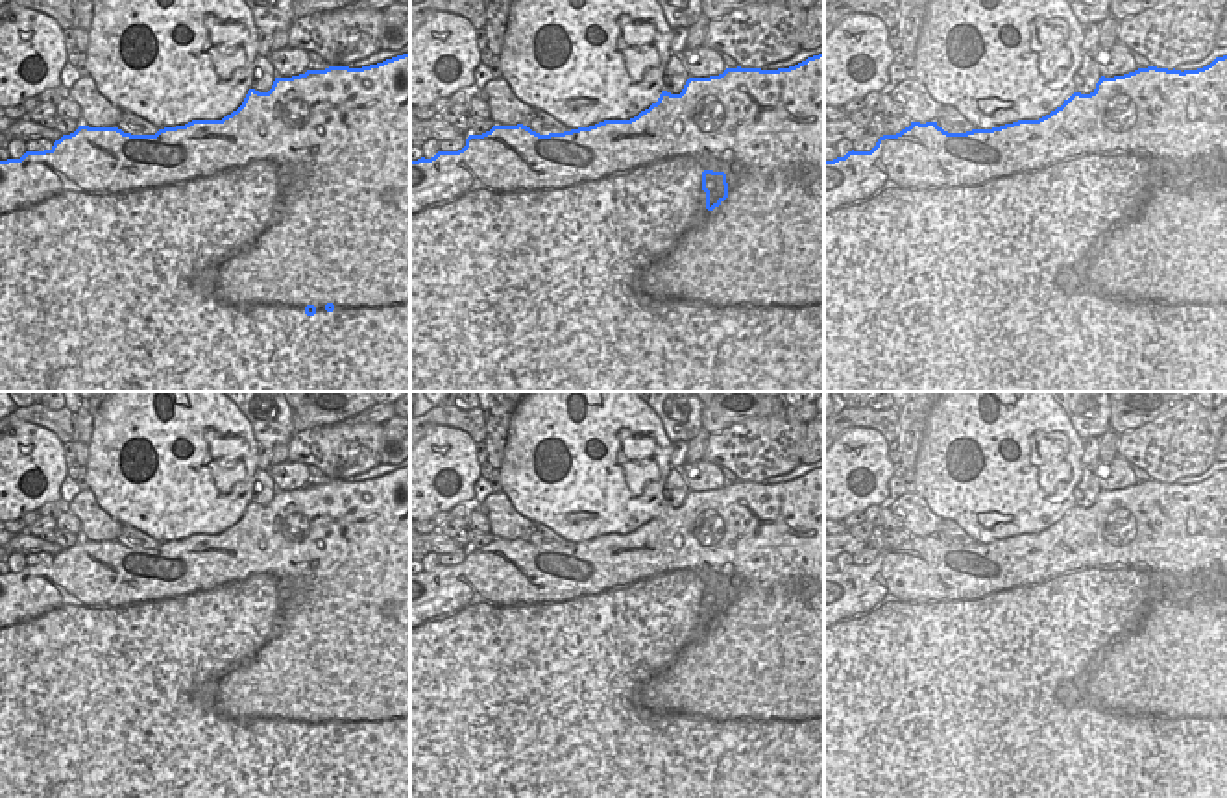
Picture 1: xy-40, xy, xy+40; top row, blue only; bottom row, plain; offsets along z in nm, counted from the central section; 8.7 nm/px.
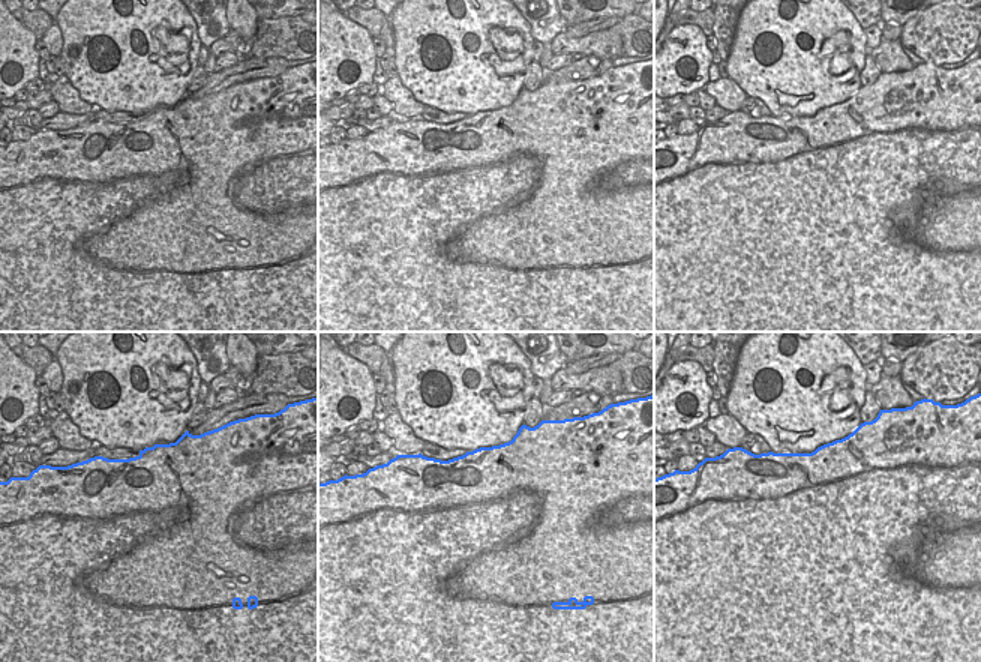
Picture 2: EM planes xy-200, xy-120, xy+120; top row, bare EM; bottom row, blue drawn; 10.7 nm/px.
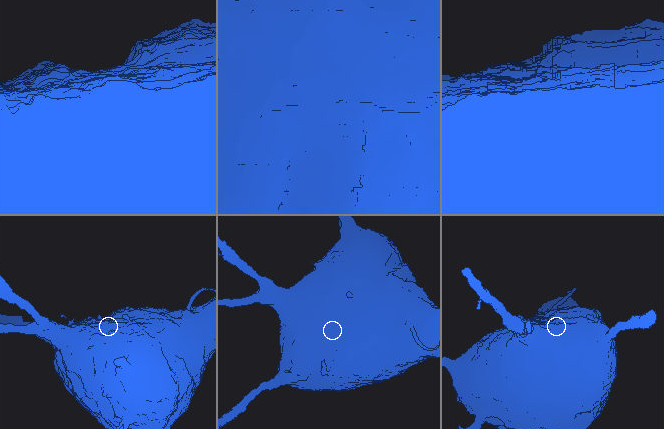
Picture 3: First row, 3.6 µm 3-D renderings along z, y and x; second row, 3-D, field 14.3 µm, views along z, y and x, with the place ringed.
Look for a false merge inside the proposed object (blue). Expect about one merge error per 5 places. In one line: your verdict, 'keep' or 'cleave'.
keep

